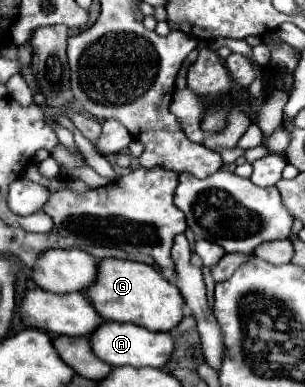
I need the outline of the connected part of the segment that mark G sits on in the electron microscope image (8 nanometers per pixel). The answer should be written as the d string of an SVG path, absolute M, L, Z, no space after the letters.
M104 259L100 263L96 283L86 289L86 297L106 321L134 323L150 331L172 331L184 319L184 297L180 295L178 287L164 279L164 275L152 265L138 261Z

